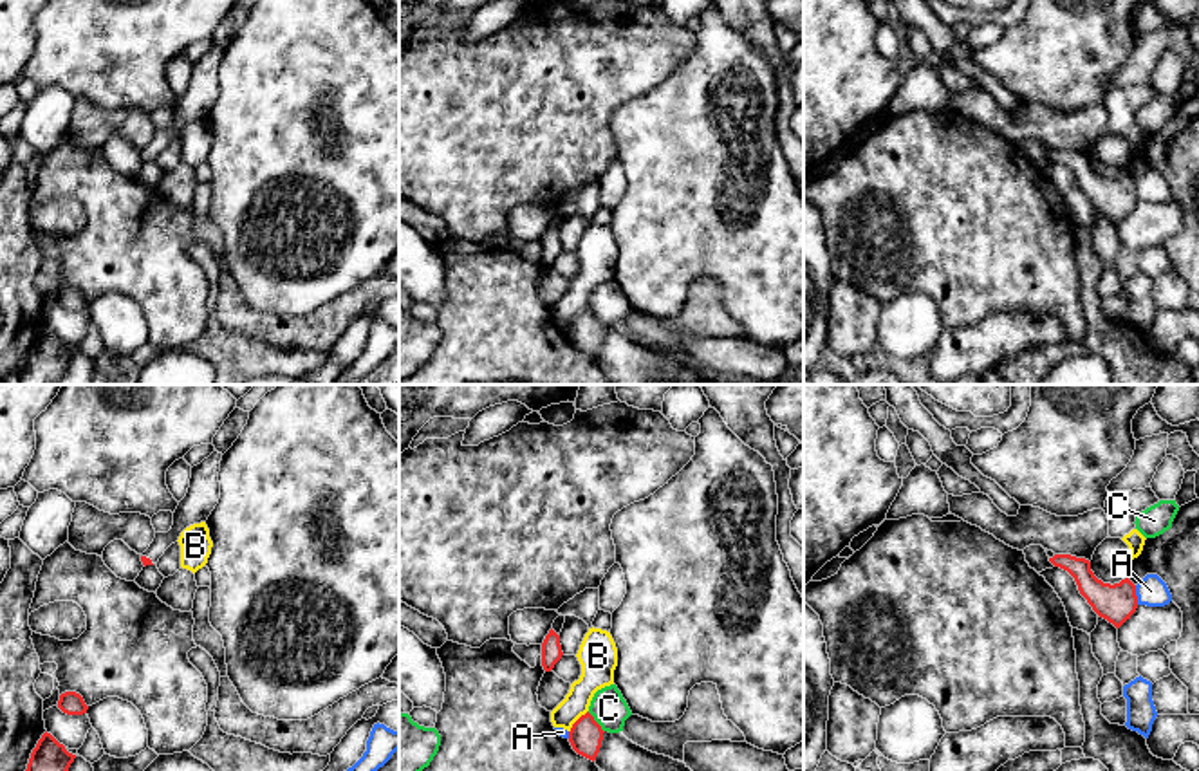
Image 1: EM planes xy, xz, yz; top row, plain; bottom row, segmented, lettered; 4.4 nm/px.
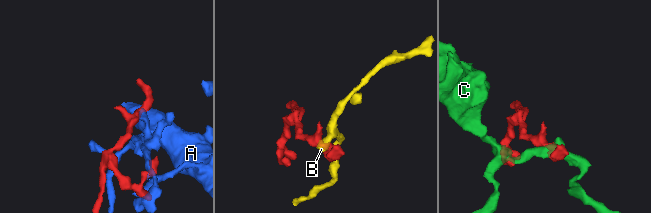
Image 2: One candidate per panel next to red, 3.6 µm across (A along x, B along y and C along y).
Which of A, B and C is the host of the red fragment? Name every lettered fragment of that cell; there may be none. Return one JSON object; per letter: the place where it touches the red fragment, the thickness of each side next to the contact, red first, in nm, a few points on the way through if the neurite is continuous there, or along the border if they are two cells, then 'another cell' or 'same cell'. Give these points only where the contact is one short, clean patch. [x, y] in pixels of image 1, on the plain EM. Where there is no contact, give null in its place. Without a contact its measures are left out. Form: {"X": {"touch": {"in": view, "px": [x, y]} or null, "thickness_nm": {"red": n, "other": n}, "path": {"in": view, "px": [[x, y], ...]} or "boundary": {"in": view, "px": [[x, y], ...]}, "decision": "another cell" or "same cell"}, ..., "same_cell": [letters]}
{"A": {"touch": {"in": "yz", "px": [1134, 190]}, "thickness_nm": {"red": 170, "other": 140}, "boundary": {"in": "yz", "px": [[1134, 181], [1138, 199]]}, "decision": "another cell"}, "B": {"touch": {"in": "xz", "px": [576, 316]}, "thickness_nm": {"red": 150, "other": 140}, "boundary": {"in": "xz", "px": [[587, 306], [569, 327]]}, "decision": "another cell"}, "C": {"touch": {"in": "xz", "px": [596, 318]}, "thickness_nm": {"red": 150, "other": 160}, "decision": "another cell"}, "same_cell": []}

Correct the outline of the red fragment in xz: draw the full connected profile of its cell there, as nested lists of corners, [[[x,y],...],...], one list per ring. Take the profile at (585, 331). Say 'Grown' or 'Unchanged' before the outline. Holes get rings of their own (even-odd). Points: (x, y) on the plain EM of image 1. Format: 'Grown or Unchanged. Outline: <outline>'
Unchanged. Outline: [[[587,307],[572,320],[569,338],[578,350],[594,358],[601,343],[603,329],[601,321]]]

